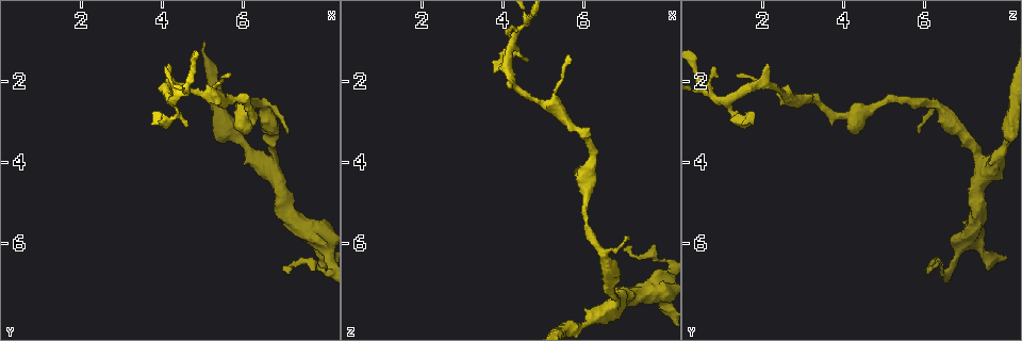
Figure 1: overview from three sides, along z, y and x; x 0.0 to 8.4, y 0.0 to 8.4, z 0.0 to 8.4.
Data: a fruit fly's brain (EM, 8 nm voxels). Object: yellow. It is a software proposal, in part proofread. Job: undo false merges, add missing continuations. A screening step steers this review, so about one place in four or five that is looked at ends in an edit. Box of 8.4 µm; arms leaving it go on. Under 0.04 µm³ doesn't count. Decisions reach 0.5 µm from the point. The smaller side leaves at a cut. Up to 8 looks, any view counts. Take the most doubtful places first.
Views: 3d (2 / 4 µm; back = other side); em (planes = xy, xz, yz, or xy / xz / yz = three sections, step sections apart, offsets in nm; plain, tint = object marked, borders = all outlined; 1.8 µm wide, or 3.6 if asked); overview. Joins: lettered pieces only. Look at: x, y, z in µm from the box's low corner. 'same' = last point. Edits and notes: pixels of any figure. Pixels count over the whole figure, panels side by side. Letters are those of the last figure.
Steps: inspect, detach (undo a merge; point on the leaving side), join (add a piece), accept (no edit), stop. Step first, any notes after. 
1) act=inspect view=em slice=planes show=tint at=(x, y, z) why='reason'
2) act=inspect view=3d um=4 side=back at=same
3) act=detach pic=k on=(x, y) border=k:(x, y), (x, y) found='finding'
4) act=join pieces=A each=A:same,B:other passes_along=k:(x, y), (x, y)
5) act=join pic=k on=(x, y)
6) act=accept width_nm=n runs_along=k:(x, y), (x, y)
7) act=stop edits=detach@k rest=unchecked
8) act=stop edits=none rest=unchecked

act=inspect view=3d um=4 at=(4.10, 1.65, 2.10) why='thin end'

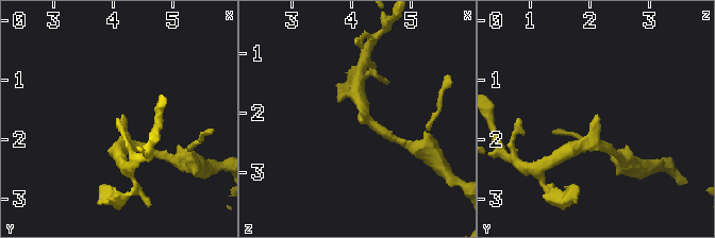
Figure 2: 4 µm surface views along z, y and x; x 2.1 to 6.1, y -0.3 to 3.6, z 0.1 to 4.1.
act=inspect view=em slice=xy step=8 show=tint at=(4.10, 1.65, 2.15) arm_widths_nm=170,220

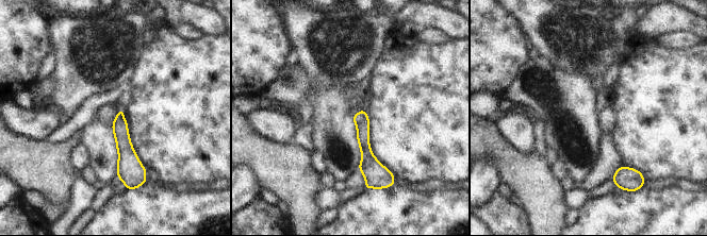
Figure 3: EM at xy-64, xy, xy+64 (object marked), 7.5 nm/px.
act=inspect view=em slice=xz step=8 show=borders at=same why='another direction'

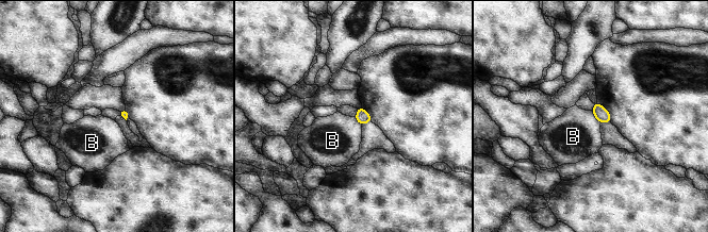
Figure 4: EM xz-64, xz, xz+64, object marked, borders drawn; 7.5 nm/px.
act=accept each=B:other border=4:(591, 111), (601, 122) found='none of them fits'

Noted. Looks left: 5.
act=inspect view=3d um=2 at=(7.15, 6.70, 6.10) why='tapers out'

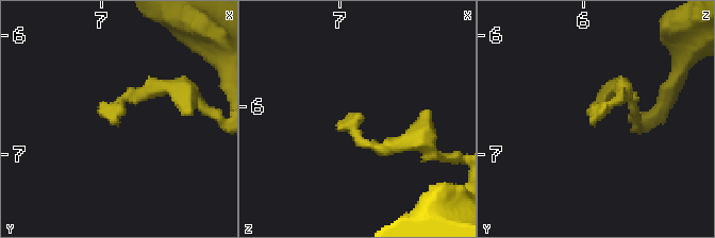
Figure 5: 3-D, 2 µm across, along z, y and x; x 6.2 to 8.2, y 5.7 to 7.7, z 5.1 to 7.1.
act=inspect view=em slice=planes show=borders at=(7.14, 6.74, 6.08) why='now the EM'

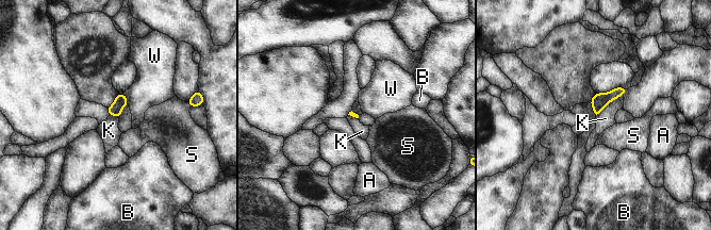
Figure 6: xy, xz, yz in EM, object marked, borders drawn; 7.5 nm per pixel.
act=accept each=A:other,B:other,K:other,S:other,W:other found='none of them fits'

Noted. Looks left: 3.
act=inspect view=em um=3.6 slice=yz step=4 show=tint at=(6.15, 2.80, 3.70) why='thick turns thin'

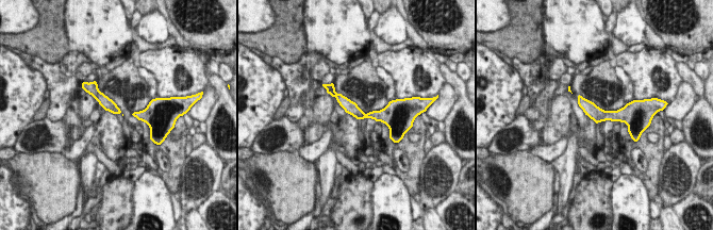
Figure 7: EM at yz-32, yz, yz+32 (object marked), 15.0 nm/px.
act=inspect view=em um=3.6 slice=yz step=4 show=borders at=same why='see the neighbours'

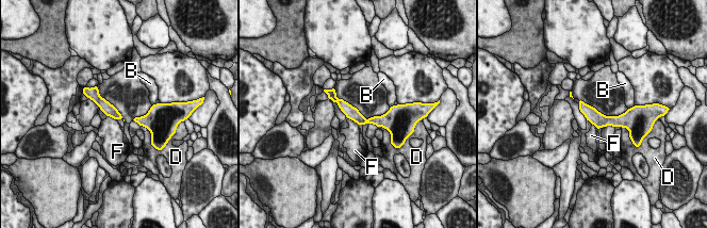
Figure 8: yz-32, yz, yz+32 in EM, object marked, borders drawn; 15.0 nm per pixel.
act=accept width_nm=160 each=B:other,D:other,F:other runs_along=8:(340, 101), (362, 120), (389, 116) found='continuous, no second cell'

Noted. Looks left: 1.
act=stop edits=none rest=unchecked

